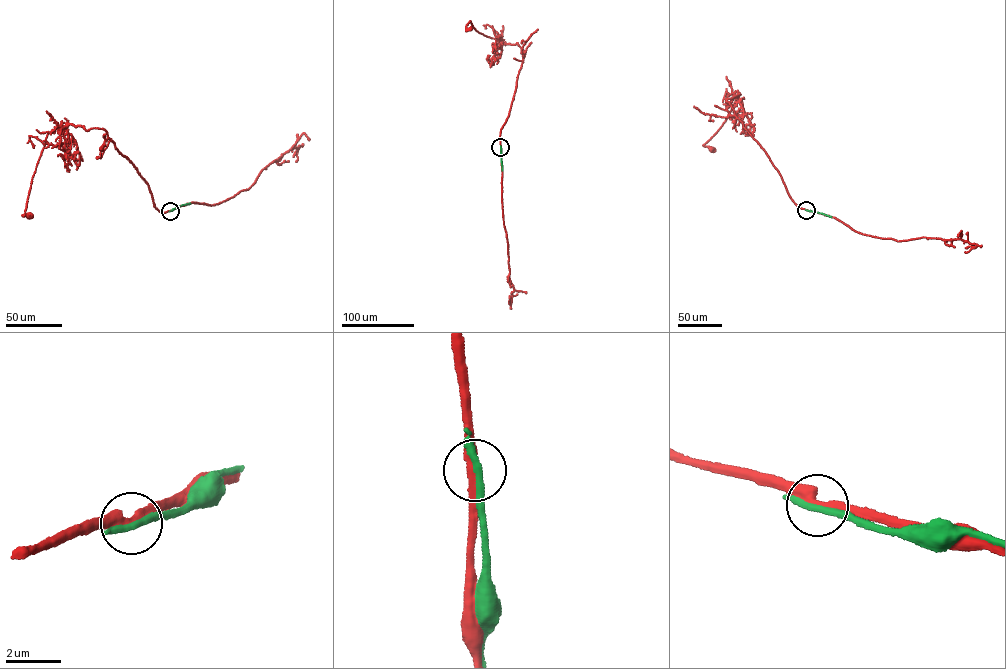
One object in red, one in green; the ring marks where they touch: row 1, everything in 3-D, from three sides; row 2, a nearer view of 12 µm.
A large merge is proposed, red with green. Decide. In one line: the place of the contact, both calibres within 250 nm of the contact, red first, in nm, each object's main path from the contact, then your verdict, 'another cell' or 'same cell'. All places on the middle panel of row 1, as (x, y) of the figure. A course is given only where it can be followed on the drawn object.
place (500, 147); calibres 380 and 240 nm; course red (500, 147), (501, 130), (525, 54), (517, 43), (501, 43), (478, 32), (470, 21), (466, 26), (469, 28); course green (500, 147), (502, 170); another cell

